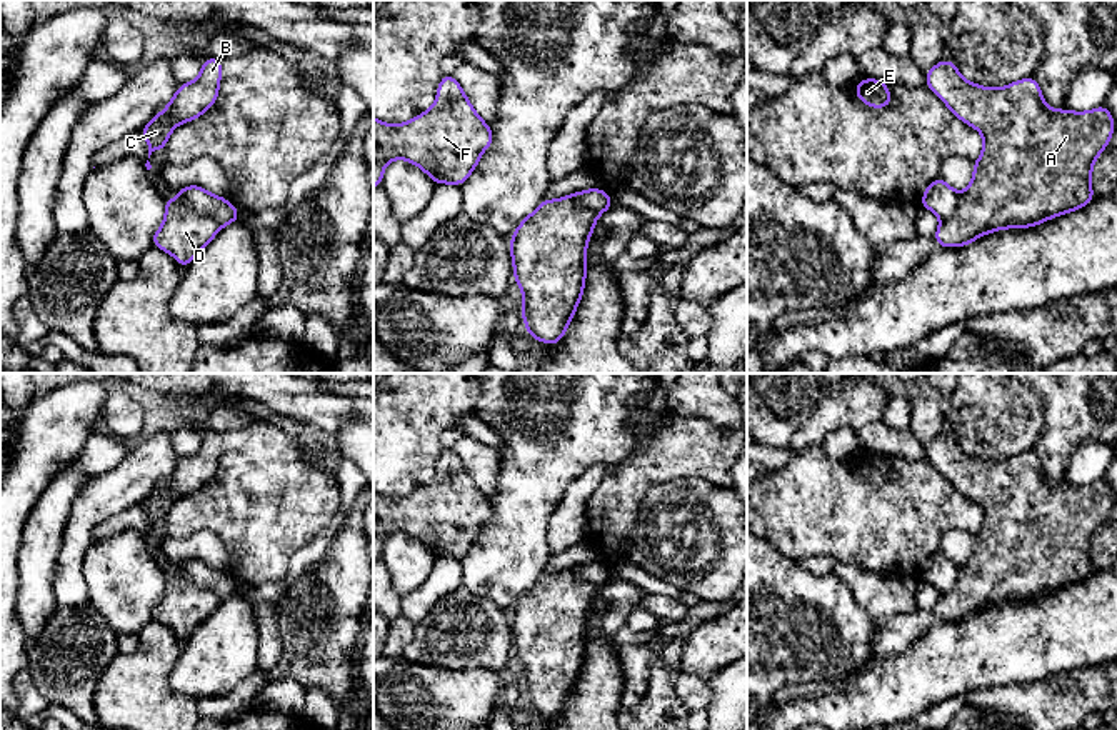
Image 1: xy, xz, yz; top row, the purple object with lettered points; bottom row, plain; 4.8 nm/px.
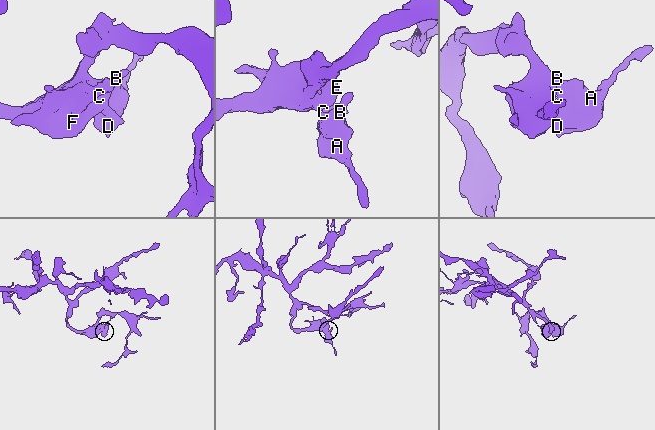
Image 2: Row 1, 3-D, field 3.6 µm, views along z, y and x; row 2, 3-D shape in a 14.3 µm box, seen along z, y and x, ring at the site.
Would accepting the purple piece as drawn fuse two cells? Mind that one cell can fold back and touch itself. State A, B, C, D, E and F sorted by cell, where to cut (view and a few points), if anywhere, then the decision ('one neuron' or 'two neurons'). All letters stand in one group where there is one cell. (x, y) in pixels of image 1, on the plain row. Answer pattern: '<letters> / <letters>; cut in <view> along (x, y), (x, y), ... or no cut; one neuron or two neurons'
A B C D / E F; cut in xy along (179, 564), (192, 580), (209, 589), (219, 600); two neurons

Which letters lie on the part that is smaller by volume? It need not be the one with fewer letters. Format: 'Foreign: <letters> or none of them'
Foreign: A, B, C, D

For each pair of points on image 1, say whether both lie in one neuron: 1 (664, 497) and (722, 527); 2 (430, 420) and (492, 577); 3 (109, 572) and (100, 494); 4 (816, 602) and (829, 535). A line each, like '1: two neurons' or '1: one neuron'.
1: one neuron
2: two neurons
3: two neurons
4: two neurons

